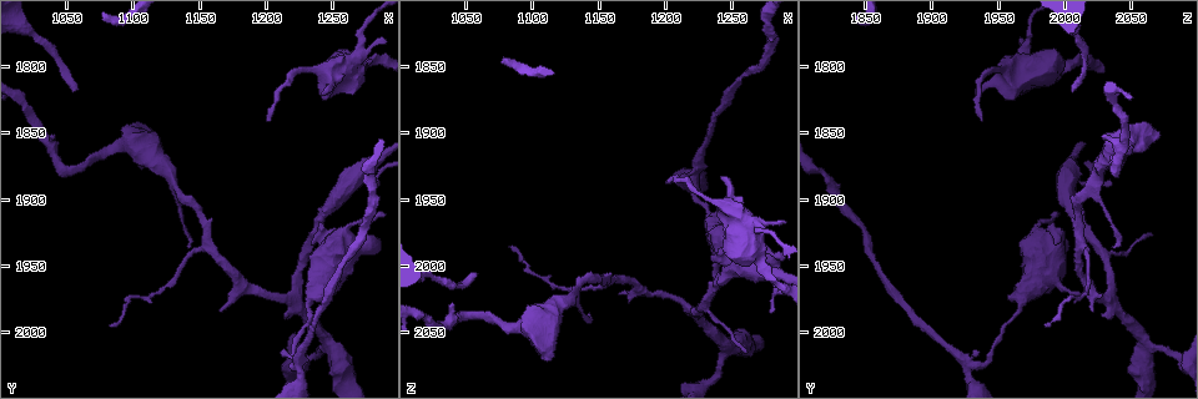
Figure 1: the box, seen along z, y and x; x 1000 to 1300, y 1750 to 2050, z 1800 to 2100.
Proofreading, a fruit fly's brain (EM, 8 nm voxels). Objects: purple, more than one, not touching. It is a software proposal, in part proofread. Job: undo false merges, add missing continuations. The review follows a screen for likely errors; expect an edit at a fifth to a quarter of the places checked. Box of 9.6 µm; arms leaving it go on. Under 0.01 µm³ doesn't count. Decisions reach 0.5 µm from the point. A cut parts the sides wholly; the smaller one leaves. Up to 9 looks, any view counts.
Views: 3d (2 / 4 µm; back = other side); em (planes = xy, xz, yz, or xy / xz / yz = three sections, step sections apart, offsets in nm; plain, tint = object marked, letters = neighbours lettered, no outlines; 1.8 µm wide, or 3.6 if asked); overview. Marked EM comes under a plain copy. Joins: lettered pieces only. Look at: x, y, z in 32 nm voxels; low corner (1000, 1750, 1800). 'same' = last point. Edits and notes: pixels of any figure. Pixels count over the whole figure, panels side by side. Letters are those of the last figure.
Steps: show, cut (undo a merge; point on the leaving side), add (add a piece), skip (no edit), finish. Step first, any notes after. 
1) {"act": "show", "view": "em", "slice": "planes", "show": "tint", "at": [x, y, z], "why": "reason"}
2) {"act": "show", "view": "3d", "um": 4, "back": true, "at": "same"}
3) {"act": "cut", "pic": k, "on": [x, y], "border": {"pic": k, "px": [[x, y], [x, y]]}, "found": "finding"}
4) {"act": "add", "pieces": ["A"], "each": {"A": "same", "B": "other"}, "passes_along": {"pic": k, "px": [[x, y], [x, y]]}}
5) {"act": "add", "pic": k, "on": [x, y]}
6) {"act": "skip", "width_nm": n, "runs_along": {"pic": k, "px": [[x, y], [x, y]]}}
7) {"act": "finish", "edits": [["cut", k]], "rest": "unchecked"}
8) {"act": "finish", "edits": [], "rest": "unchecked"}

{"act": "show", "view": "3d", "um": 2, "at": [1166, 1986, 2022], "why": "free end"}

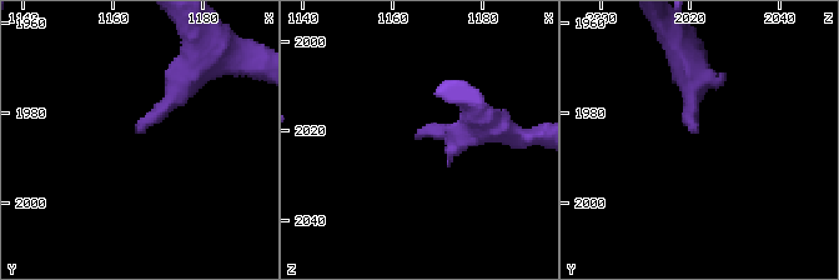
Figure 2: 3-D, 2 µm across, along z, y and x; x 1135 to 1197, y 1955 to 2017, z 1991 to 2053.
{"act": "show", "view": "em", "slice": "planes", "show": "letters", "at": [1166, 1984, 2022], "why": "shape alone is not enough"}

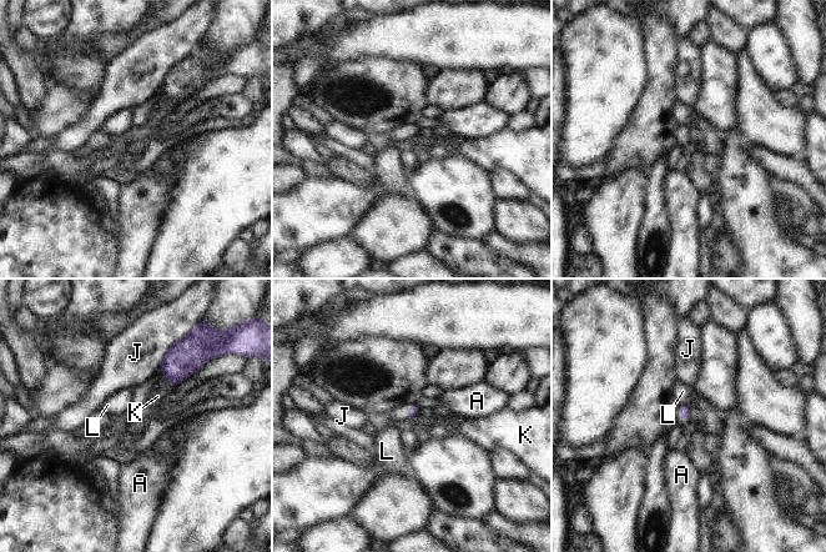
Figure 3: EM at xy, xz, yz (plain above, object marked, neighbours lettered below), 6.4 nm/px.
{"act": "skip", "each": {"A": "other", "J": "other", "K": "other", "L": "other"}, "border": {"pic": 3, "px": [[679, 404], [685, 404], [689, 407]]}, "found": "none of them fits"}

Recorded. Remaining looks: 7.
{"act": "show", "view": "em", "slice": "xy", "step": 4, "show": "letters", "at": [1114, 1848, 2072], "why": "stops while still wide"}

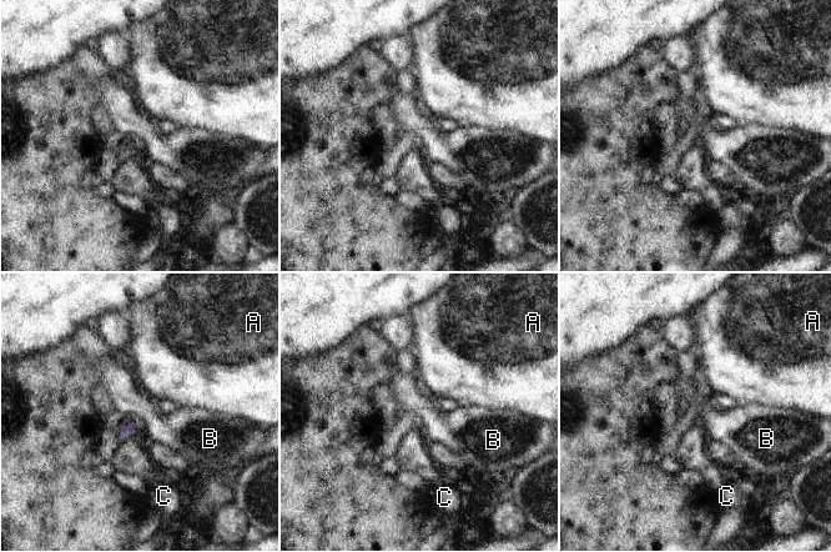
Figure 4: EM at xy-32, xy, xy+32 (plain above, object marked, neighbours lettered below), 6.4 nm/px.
{"act": "show", "view": "em", "slice": "planes", "show": "letters", "at": "same"}

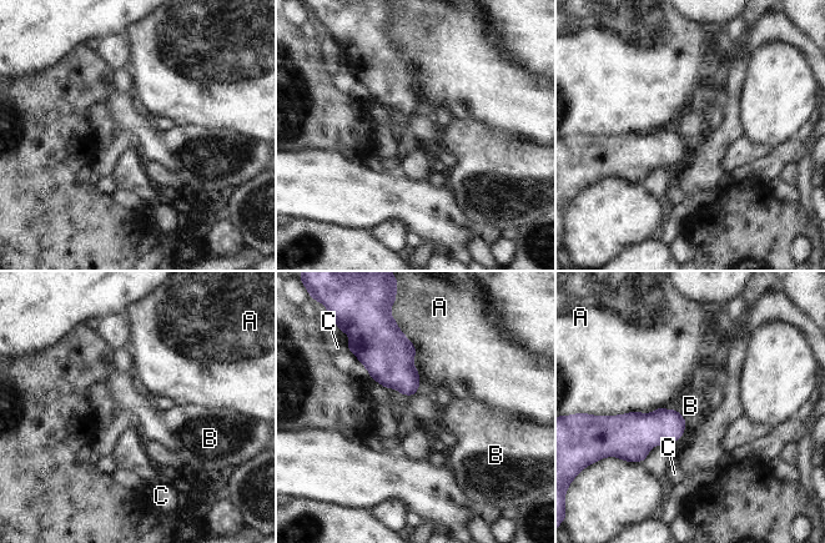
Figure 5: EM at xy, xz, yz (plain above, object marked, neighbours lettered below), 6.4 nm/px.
{"act": "skip", "each": {"A": "other", "B": "other", "C": "other"}, "border": {"pic": 5, "px": [[387, 387], [416, 395]]}, "found": "no lettered piece goes on from it"}

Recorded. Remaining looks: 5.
{"act": "show", "view": "3d", "um": 4, "at": [1226, 2024, 1930], "why": "sharp bend"}

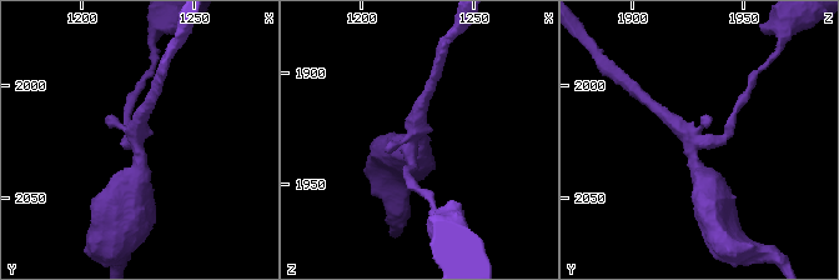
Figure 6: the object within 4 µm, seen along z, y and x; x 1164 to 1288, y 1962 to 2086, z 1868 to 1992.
{"act": "show", "view": "em", "slice": "planes", "show": "tint", "at": [1223, 2026, 1929]}

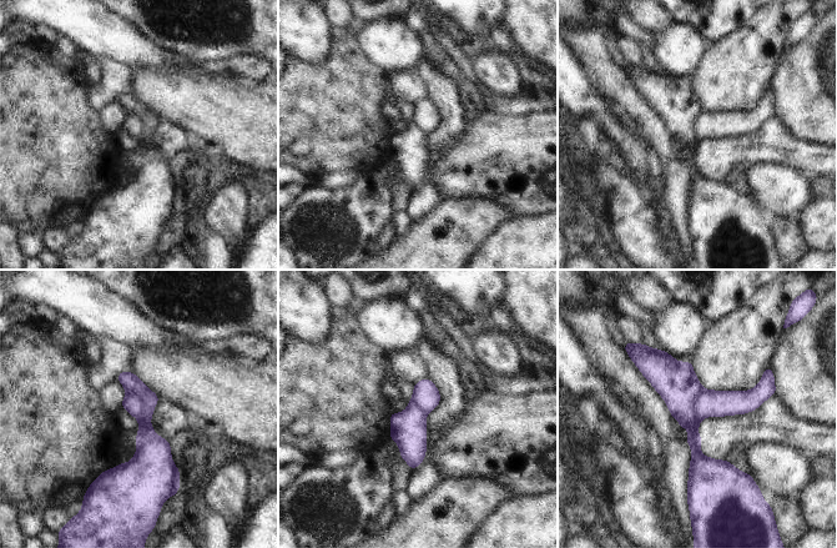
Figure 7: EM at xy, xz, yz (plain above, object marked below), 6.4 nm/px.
{"act": "show", "view": "em", "slice": "planes", "show": "letters", "at": "same", "why": "what lies round it"}

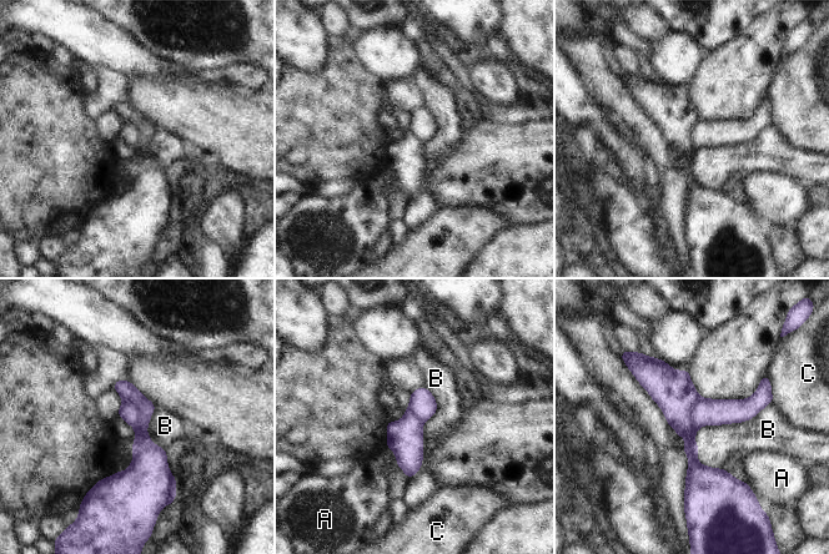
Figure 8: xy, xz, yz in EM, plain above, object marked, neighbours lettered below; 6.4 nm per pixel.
{"act": "cut", "pic": 8, "on": [142, 447], "width_nm": 200, "each": {"A": "other", "B": "other", "C": "other"}, "part_leaving": {"pic": 8, "px": [[647, 361], [693, 463], [733, 482]]}, "found": "two neurons meet here"}

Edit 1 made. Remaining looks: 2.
{"act": "finish", "edits": [["cut", 8]], "rest": "unchecked"}

